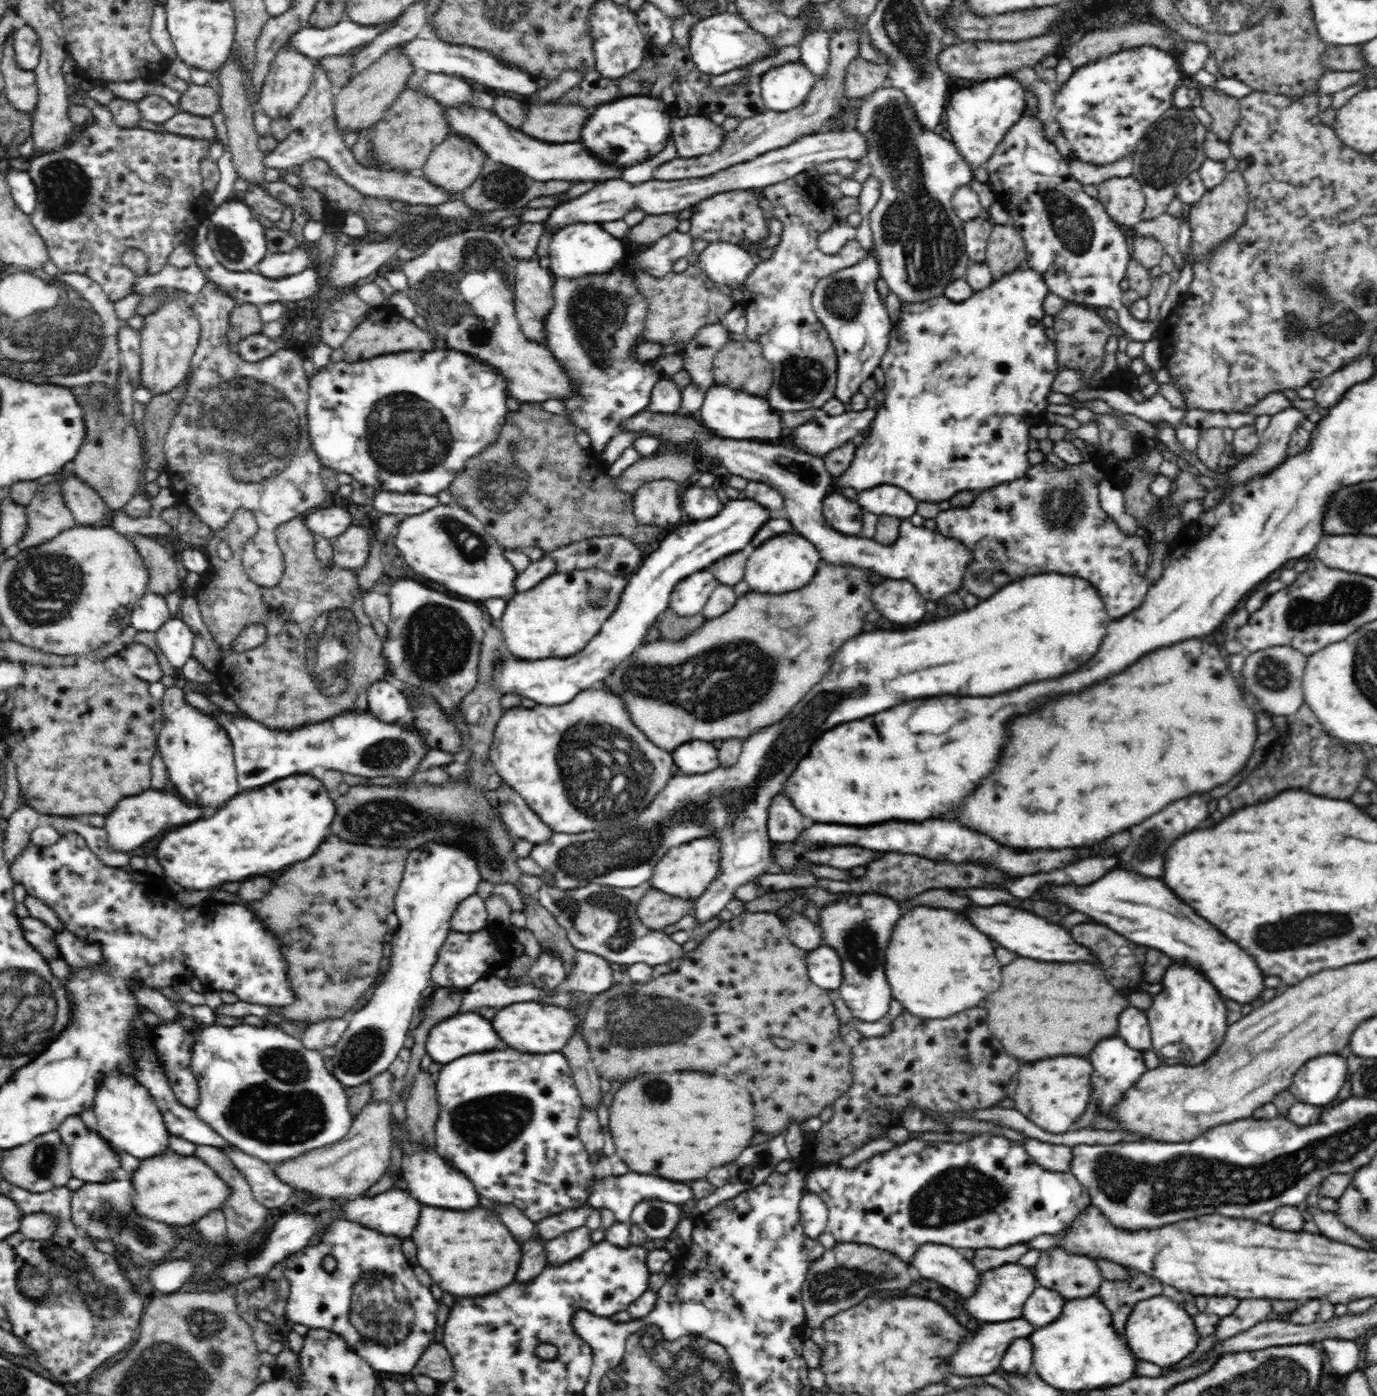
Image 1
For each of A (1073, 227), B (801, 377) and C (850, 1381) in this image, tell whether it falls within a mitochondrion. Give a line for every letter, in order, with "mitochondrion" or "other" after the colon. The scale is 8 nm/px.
A: mitochondrion
B: mitochondrion
C: other

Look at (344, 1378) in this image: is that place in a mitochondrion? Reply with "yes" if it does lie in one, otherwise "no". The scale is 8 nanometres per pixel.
no

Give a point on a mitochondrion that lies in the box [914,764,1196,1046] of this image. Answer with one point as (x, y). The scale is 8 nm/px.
(1140, 853)

